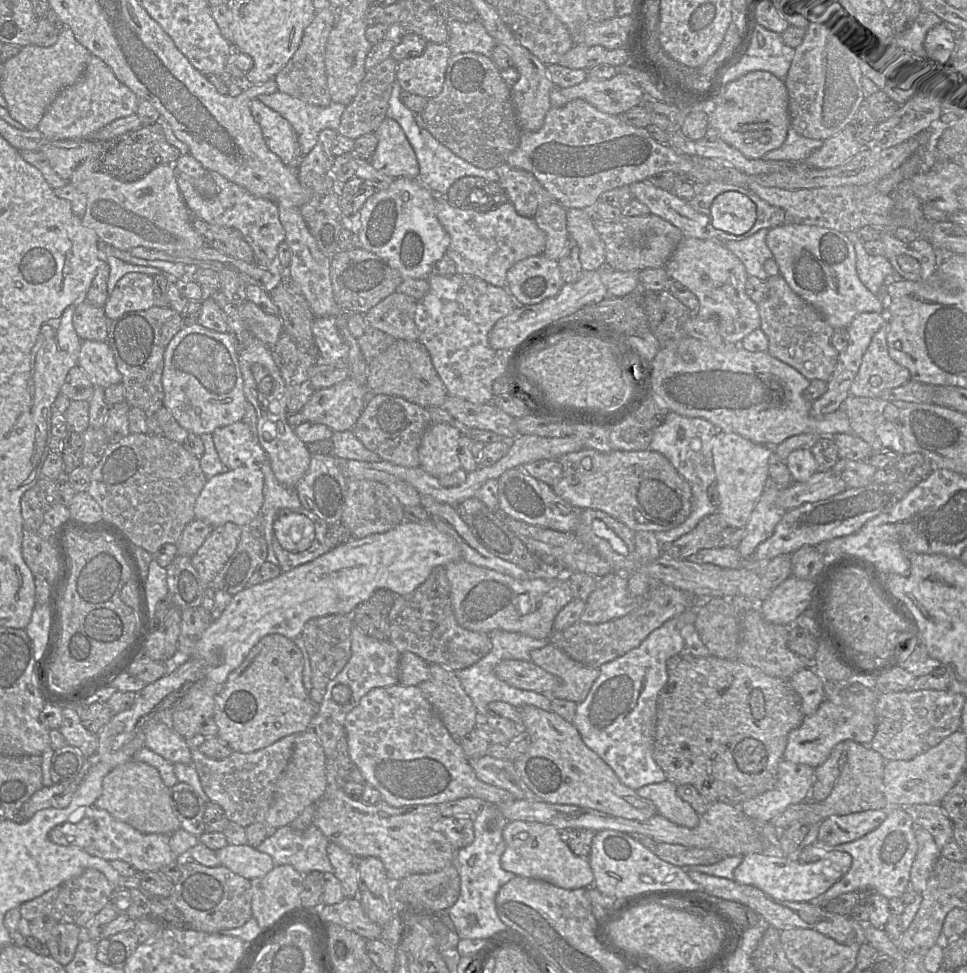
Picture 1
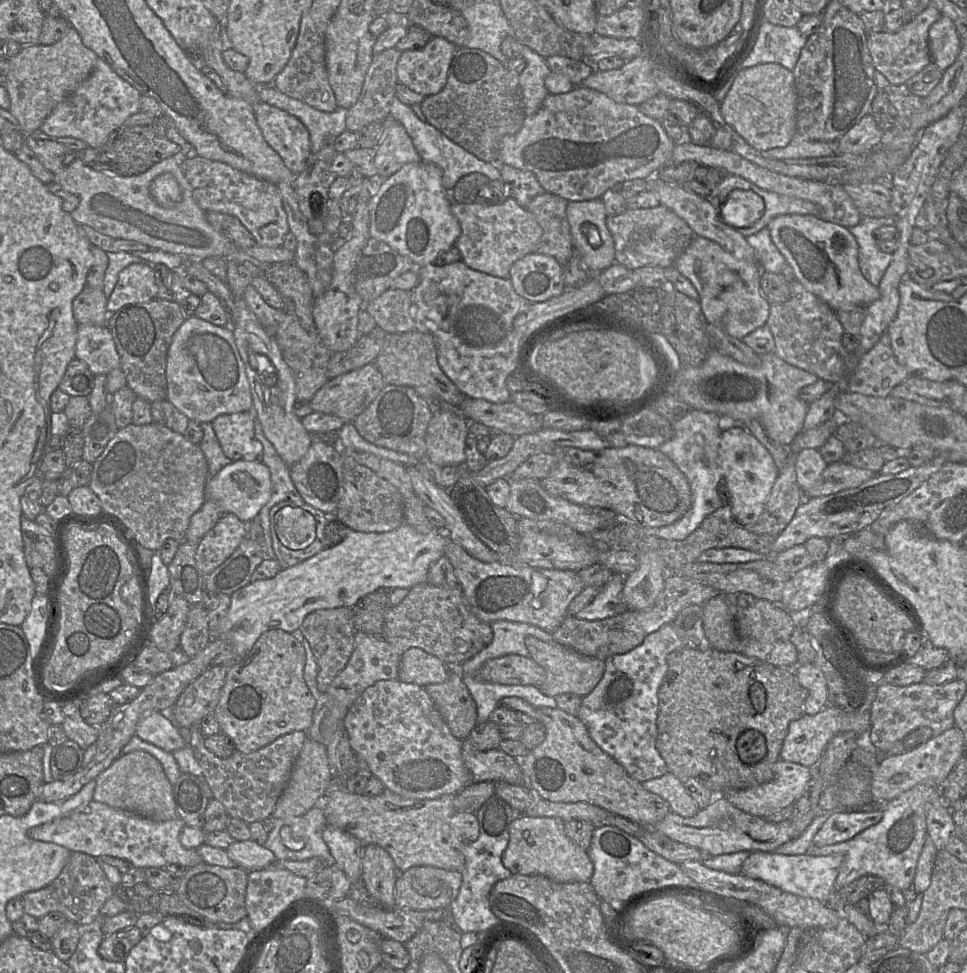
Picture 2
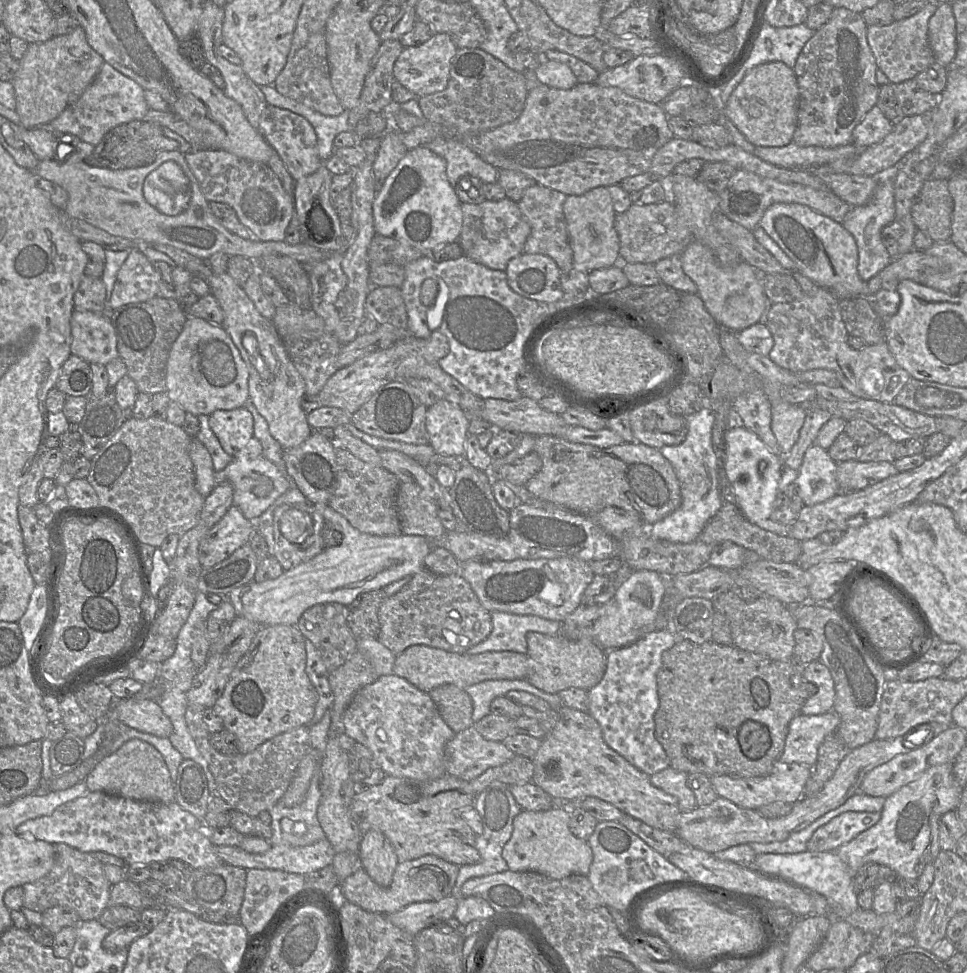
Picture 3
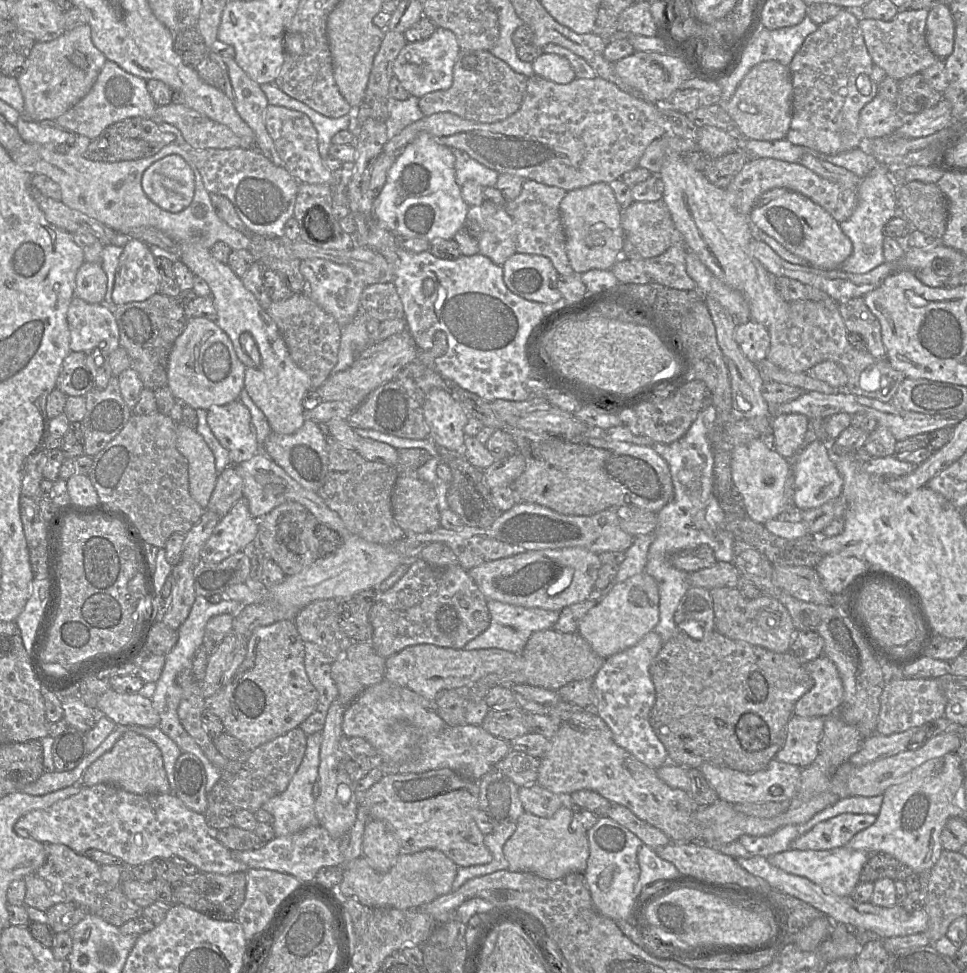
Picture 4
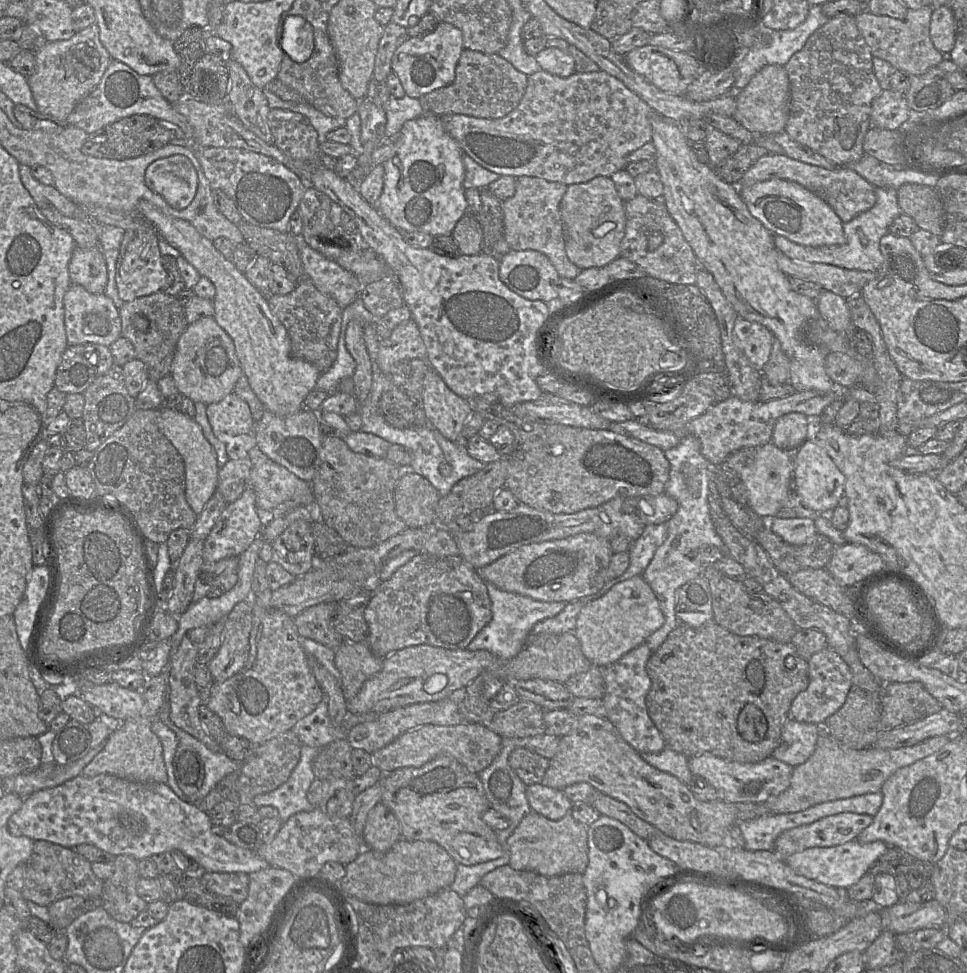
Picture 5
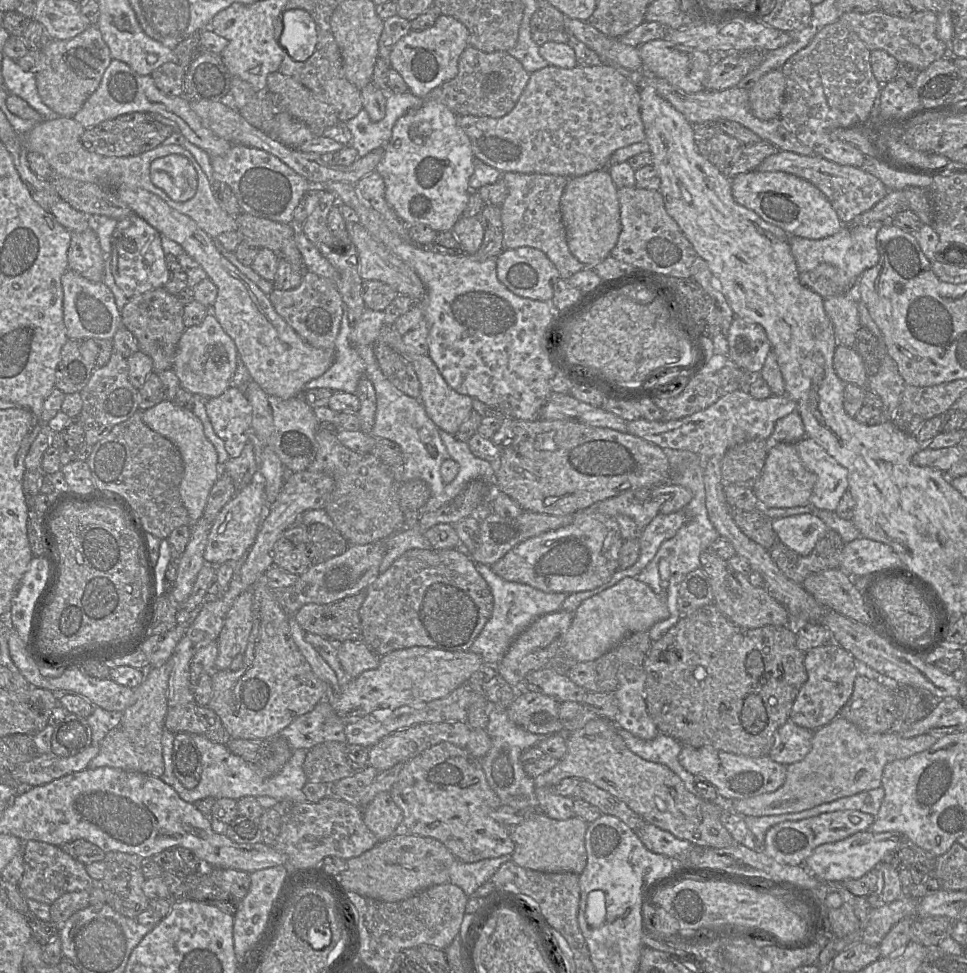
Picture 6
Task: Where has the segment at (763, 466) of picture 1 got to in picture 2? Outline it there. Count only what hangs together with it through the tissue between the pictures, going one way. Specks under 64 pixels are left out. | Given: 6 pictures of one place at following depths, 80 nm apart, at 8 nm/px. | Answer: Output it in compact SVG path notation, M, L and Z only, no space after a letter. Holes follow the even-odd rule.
M744 426L726 429L719 444L719 464L730 494L729 506L735 520L744 527L755 525L764 511L771 489L779 475L768 450Z

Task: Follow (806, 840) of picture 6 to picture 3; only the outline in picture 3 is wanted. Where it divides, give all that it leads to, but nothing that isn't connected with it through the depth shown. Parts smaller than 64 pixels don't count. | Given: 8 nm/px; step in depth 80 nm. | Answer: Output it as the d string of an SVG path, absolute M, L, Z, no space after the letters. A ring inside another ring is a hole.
M844 812L813 833L807 843L807 851L835 851L874 826L880 818L880 812Z

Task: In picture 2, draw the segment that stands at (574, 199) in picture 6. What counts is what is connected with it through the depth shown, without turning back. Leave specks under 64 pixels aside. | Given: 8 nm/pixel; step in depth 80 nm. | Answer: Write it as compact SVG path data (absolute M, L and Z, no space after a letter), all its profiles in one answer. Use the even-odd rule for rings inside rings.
M602 200L570 201L566 207L566 215L574 251L580 255L584 267L590 273L598 274L613 265L615 263L614 240L606 224L608 215Z

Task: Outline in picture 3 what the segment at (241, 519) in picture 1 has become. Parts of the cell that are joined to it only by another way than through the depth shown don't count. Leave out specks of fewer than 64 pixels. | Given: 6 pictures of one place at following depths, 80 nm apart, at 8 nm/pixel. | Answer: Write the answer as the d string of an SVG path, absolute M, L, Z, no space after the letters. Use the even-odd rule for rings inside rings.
M264 456L256 459L234 458L222 471L216 473L216 485L229 482L233 487L233 505L249 521L256 521L291 486L291 479Z

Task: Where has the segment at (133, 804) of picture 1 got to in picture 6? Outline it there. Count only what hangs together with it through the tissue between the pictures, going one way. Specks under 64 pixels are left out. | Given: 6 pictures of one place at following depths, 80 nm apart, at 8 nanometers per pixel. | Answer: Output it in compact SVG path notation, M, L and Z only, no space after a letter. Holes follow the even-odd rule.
M168 662L160 667L147 669L145 679L135 691L134 703L123 711L121 722L104 737L98 755L86 769L112 767L160 778L164 773L162 735L168 710Z

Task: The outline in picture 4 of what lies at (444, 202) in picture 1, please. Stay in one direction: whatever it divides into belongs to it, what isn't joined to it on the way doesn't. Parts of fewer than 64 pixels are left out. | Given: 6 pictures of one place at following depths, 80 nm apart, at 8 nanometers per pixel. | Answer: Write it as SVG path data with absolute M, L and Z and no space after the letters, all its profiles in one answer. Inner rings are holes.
M483 202L481 206L470 206L465 226L478 241L479 254L486 256L496 265L503 266L509 257L517 253L516 226L505 207L497 207L487 202Z

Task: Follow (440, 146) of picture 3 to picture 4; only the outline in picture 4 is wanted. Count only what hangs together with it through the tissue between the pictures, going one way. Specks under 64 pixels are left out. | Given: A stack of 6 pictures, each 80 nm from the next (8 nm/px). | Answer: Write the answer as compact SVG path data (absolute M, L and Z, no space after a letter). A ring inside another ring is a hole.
M452 149L452 152L455 156L455 179L460 187L468 180L474 180L484 188L496 185L498 172L483 166L462 150Z

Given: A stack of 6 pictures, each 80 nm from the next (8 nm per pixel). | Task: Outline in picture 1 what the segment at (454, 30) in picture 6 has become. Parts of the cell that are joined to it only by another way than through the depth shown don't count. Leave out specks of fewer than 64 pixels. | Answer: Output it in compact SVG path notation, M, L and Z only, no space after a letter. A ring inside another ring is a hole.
M428 43L422 55L398 62L396 81L402 90L431 99L442 91L451 56L446 44Z

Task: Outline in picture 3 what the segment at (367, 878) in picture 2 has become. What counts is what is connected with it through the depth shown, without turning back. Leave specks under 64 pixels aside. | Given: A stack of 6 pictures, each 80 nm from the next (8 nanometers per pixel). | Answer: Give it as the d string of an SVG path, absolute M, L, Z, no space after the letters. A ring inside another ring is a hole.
M364 829L358 856L362 868L377 885L390 886L398 858L392 844L382 832Z

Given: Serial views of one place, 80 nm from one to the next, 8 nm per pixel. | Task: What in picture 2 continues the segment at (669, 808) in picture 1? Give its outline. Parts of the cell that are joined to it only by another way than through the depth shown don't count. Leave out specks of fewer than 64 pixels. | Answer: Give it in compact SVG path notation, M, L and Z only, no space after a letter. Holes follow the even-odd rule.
M670 772L659 778L645 781L642 785L645 790L667 801L673 813L689 818L699 811L696 802L687 793L683 782Z

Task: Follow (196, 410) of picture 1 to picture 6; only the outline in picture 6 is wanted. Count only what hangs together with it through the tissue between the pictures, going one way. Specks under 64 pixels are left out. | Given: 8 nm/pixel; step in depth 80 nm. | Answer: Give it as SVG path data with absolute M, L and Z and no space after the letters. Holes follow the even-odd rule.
M210 311L199 325L185 328L177 345L172 368L180 381L180 387L191 394L215 398L232 385L237 360L238 352L234 341Z

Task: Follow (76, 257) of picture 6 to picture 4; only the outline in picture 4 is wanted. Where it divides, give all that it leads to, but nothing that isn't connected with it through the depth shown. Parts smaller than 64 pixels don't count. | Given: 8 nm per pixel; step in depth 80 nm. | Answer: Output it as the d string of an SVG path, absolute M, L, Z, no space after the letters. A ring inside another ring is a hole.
M84 262L76 274L74 297L99 304L104 301L106 289L107 275L102 264Z

